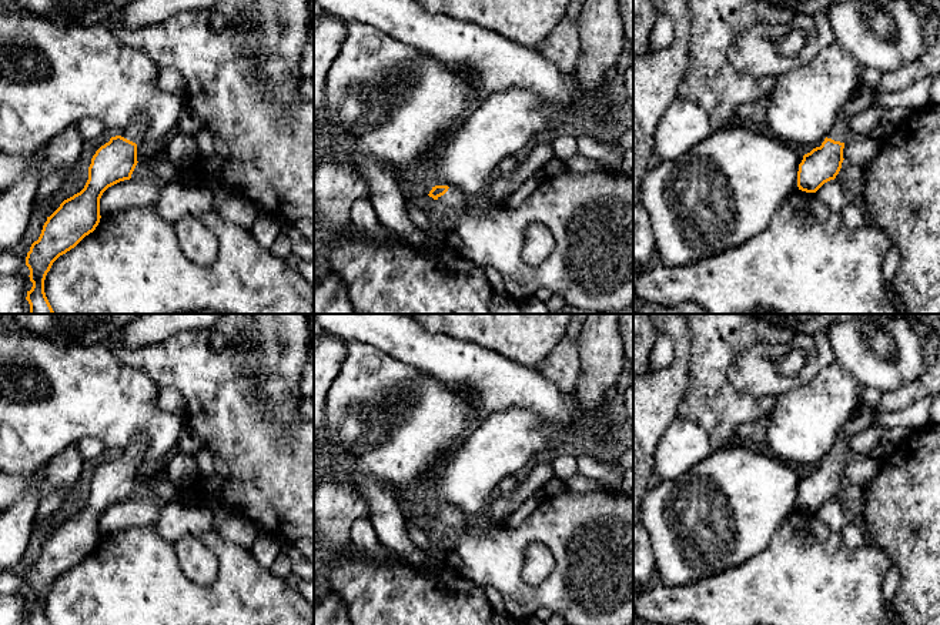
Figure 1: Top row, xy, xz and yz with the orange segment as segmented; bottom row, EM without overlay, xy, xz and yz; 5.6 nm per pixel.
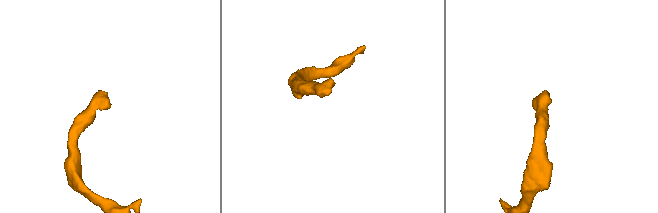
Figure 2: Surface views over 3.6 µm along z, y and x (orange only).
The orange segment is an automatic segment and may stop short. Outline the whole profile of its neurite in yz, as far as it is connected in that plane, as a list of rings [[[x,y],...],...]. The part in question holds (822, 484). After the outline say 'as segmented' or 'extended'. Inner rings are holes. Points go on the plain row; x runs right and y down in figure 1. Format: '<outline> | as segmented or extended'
[[[940,355],[916,381],[882,394],[874,407],[860,402],[854,417],[840,428],[834,447],[822,465],[803,475],[797,491],[799,509],[816,512],[824,502],[836,498],[844,479],[844,464],[852,458],[850,441],[873,427],[877,414],[903,410],[936,394],[940,394]]] | extended

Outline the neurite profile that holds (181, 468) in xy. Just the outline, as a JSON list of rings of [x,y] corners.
[[[175,451],[167,459],[165,471],[175,487],[190,487],[200,477],[200,469],[194,457],[181,451]]]

